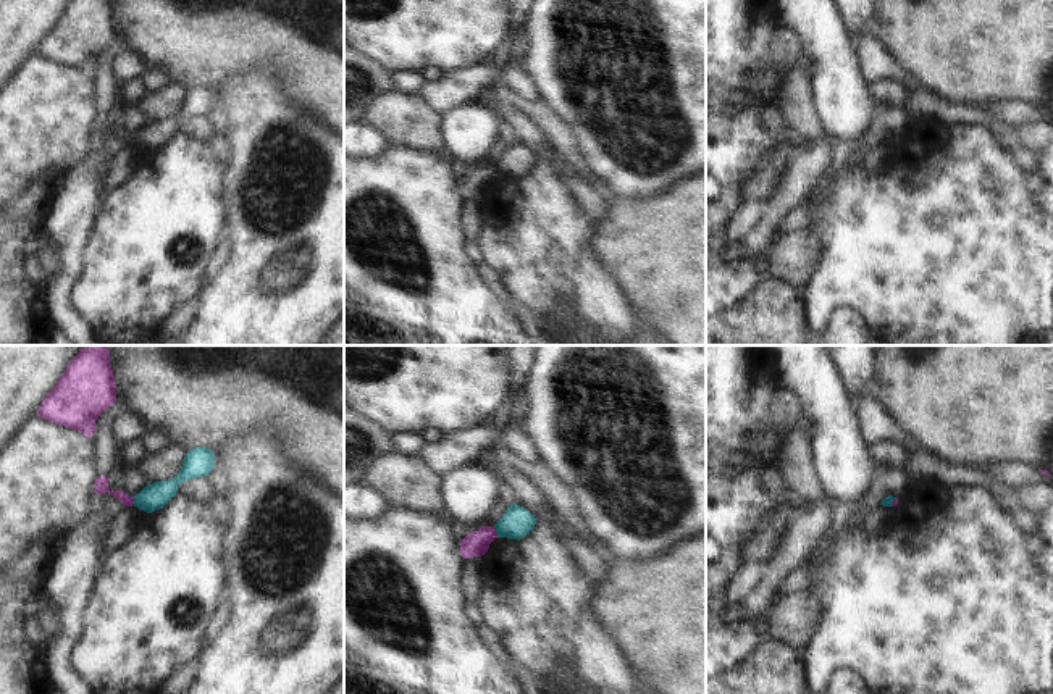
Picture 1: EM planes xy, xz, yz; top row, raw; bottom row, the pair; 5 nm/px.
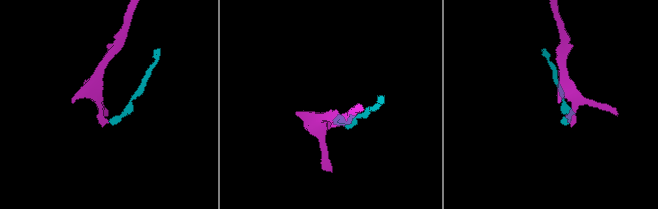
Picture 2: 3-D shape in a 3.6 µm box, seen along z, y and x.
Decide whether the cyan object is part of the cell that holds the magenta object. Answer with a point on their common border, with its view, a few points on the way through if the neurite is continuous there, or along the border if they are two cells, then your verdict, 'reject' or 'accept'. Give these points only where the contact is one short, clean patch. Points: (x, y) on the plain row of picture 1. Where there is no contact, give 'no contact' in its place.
meets magenta in xz at (495, 170); border along xz (493, 165), (498, 175); reject

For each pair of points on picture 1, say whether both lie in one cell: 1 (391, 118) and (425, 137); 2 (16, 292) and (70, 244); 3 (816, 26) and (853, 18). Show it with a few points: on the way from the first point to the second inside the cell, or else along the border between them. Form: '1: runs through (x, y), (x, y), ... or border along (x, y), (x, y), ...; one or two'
1: runs through (399, 118), (407, 120), (417, 129); one
2: border along (41, 291), (54, 326); two
3: border along (840, 16), (848, 31); two

